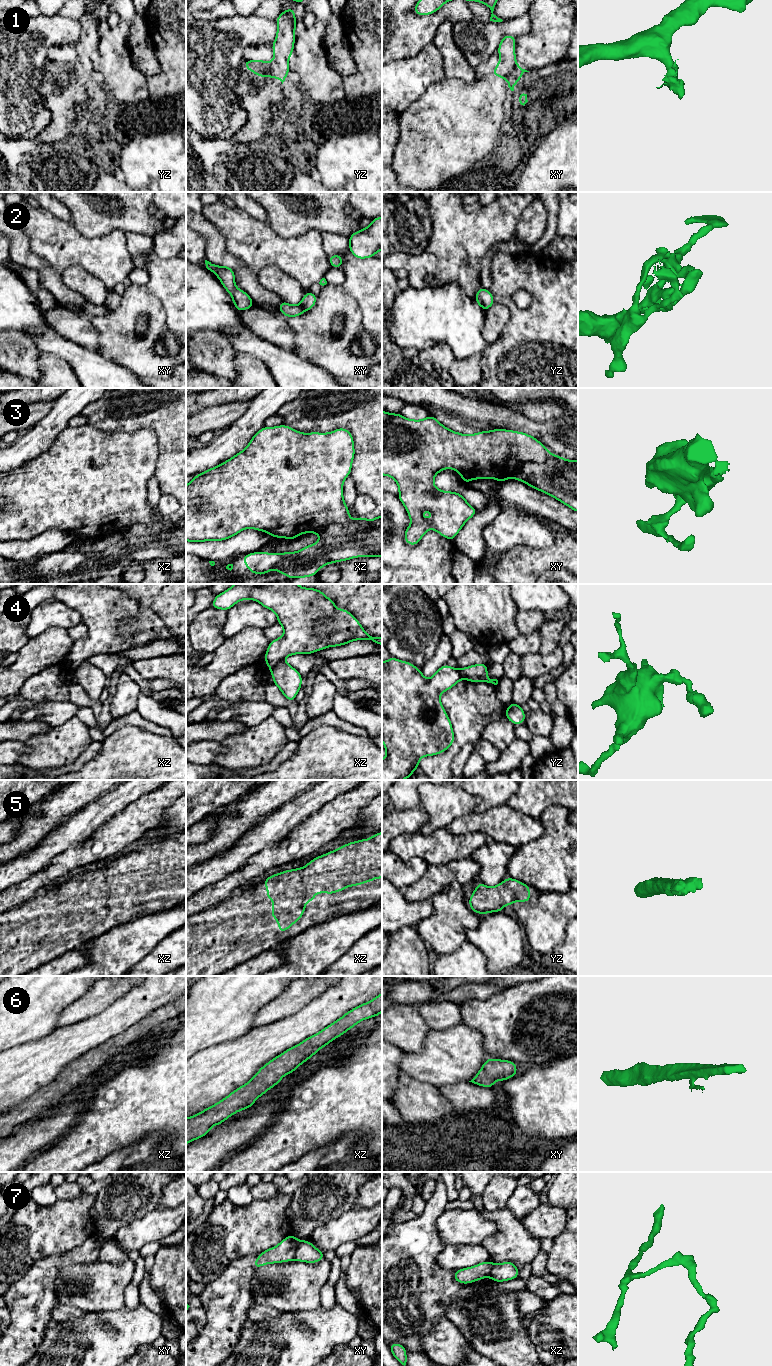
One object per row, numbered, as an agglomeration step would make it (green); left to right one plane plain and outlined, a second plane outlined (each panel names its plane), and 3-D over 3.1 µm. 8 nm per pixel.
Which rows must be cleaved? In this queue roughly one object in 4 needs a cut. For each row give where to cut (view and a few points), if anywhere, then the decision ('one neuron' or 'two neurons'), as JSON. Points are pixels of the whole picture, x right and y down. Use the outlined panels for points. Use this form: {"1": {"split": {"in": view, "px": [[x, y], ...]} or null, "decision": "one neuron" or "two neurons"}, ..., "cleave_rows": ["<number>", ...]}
{"1": {"split": null, "decision": "one neuron"}, "2": {"split": {"in": "xy", "px": [[237, 288], [231, 294]]}, "decision": "two neurons"}, "3": {"split": {"in": "xy", "px": [[550, 453], [543, 463], [526, 462], [510, 477]]}, "decision": "two neurons"}, "4": {"split": {"in": "xz", "px": [[282, 660], [270, 667]]}, "decision": "two neurons"}, "5": {"split": null, "decision": "one neuron"}, "6": {"split": null, "decision": "one neuron"}, "7": {"split": {"in": "xy", "px": [[298, 1240], [294, 1258]]}, "decision": "two neurons"}, "cleave_rows": ["2", "3", "4", "7"]}

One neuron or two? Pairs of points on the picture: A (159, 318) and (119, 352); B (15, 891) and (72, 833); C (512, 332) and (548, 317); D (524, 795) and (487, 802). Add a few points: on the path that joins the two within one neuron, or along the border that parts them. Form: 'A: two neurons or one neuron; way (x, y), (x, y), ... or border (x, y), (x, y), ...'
A: one neuron; way (153, 330), (153, 334), (137, 350), (131, 350)
B: two neurons; border (49, 862), (39, 871), (10, 886)
C: one neuron; way (521, 332), (533, 332), (539, 326)
D: two neurons; border (517, 790), (506, 803)

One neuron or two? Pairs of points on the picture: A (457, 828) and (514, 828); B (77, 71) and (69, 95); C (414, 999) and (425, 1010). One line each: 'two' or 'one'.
A: one
B: one
C: two

